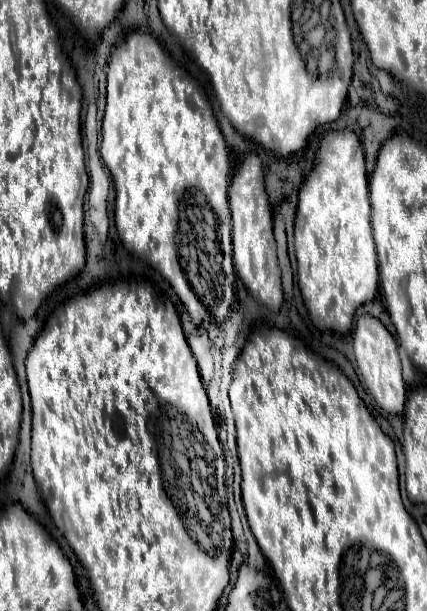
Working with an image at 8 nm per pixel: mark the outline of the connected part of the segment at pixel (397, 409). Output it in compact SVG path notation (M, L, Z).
M364 315L358 319L352 345L356 353L356 363L358 363L358 369L360 369L360 375L364 379L368 393L386 413L402 415L404 403L406 403L406 385L402 379L402 367L400 367L400 357L398 357L394 337L388 333L388 329L378 319Z

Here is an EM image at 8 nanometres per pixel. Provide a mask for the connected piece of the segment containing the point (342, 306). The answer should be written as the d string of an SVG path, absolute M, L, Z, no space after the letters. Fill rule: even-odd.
M352 131L324 133L312 173L306 177L294 221L298 285L312 323L340 335L352 327L354 311L378 293L378 259L370 227L370 197L364 153Z

